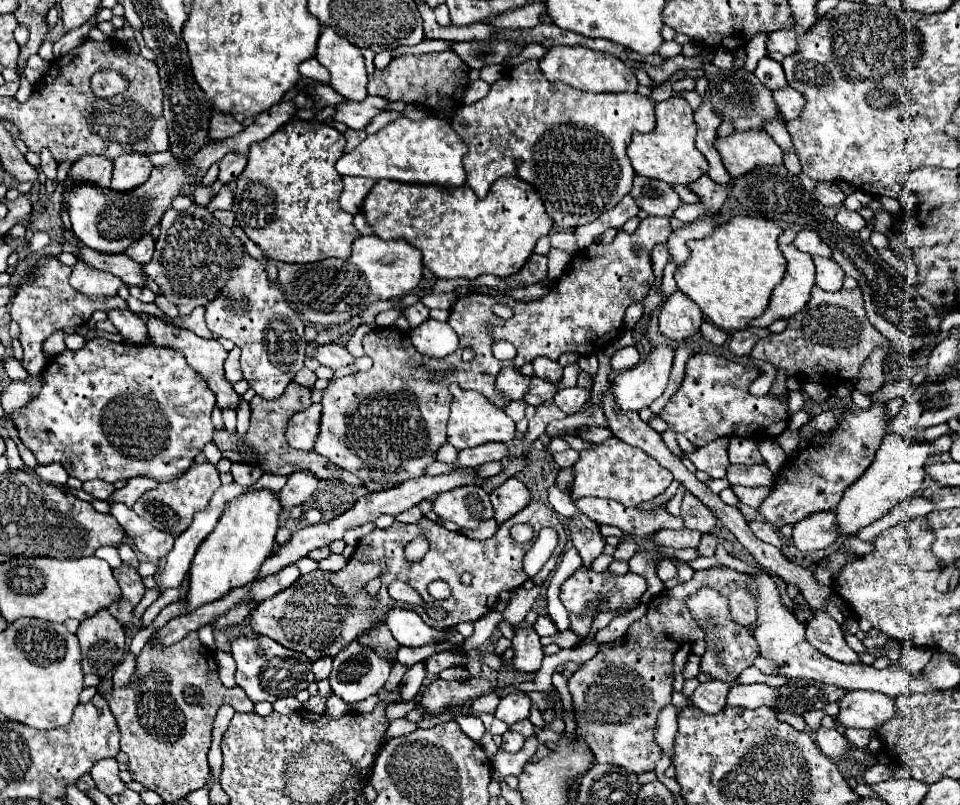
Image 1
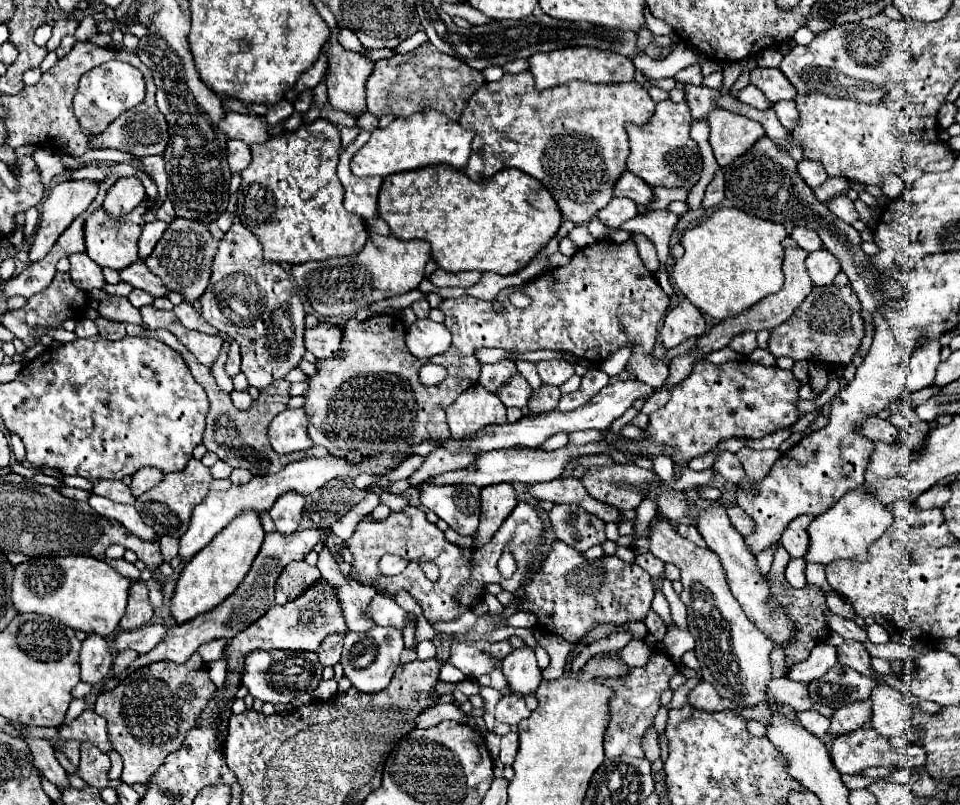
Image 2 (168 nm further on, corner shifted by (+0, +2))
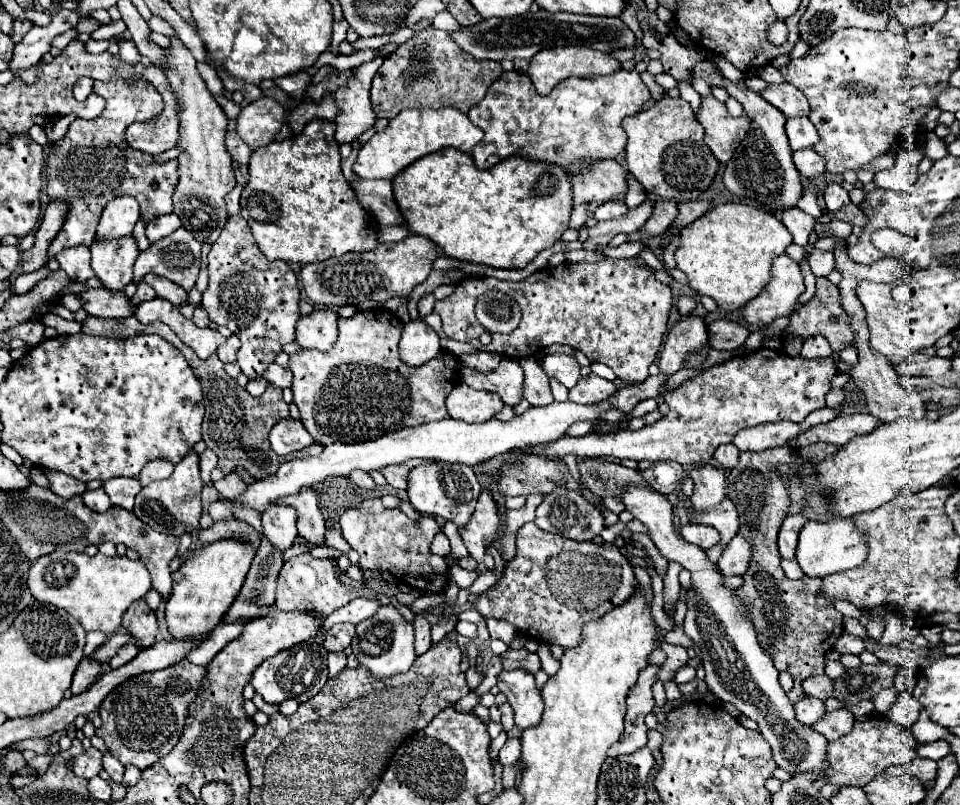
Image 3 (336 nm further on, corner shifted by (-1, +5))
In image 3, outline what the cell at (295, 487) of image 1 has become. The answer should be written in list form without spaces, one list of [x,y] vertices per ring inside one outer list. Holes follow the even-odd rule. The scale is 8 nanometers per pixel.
[[[270,506],[262,514],[262,526],[264,526],[264,536],[278,548],[278,550],[288,550],[296,536],[296,510],[292,506]]]

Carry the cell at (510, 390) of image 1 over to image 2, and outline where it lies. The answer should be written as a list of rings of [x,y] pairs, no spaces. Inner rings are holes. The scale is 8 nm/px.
[[[503,359],[493,365],[481,365],[481,385],[493,393],[497,387],[501,387],[515,373],[517,373],[517,367],[511,359]]]

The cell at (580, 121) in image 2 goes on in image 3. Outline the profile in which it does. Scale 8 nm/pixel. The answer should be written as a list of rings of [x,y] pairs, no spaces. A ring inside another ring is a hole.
[[[620,70],[612,76],[590,76],[590,78],[566,78],[560,84],[554,86],[554,90],[546,96],[540,96],[536,88],[530,82],[528,74],[522,72],[502,72],[498,80],[494,80],[478,104],[474,104],[468,110],[468,118],[484,130],[484,138],[476,148],[472,150],[472,158],[476,168],[488,170],[490,166],[510,158],[510,156],[522,156],[536,162],[548,162],[564,168],[570,172],[570,166],[578,160],[616,160],[626,150],[626,132],[620,126],[620,122],[626,116],[636,116],[644,104],[650,100],[650,90],[640,80],[640,74],[636,70]]]

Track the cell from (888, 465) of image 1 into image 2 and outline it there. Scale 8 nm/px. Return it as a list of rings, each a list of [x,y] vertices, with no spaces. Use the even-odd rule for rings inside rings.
[[[861,487],[855,491],[849,491],[827,513],[817,515],[811,521],[807,529],[809,549],[803,559],[807,563],[819,563],[819,565],[829,565],[831,561],[839,561],[839,559],[867,561],[869,545],[877,541],[891,523],[893,523],[893,515],[873,495],[863,493]]]

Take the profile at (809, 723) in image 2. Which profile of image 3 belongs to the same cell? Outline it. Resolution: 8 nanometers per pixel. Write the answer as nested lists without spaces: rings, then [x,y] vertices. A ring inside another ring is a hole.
[[[804,696],[800,702],[796,702],[794,708],[796,708],[796,720],[802,724],[808,724],[808,726],[814,726],[826,714],[824,702],[818,698],[808,698],[808,696]]]

